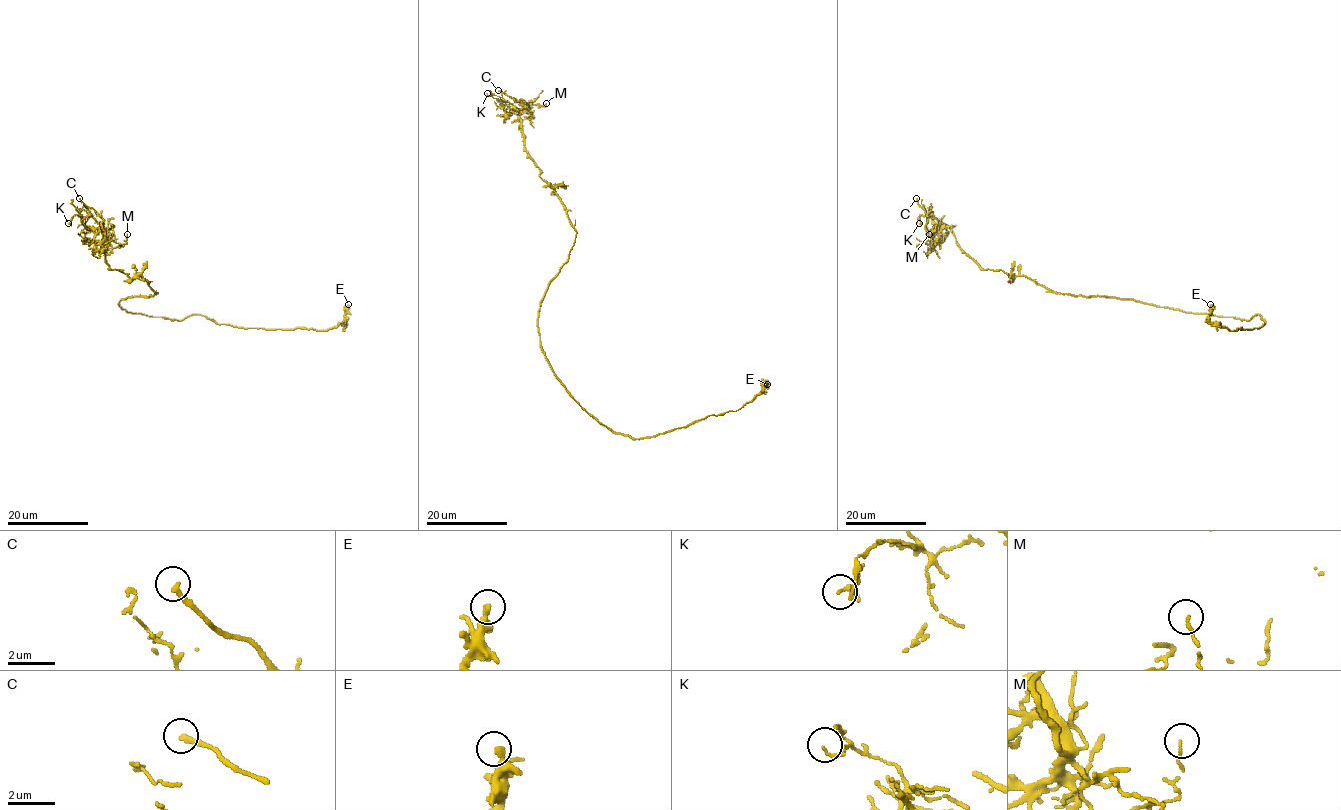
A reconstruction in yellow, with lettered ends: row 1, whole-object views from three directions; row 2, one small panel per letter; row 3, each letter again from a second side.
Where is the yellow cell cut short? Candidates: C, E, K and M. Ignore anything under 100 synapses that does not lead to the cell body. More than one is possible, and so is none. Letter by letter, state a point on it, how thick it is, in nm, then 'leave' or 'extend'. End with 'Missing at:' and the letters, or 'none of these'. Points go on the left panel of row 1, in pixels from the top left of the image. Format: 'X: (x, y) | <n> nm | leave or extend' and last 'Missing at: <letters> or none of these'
C: (79, 198) | 240 nm | extend
E: (348, 304) | 320 nm | leave
K: (68, 223) | 170 nm | leave
M: (127, 234) | 110 nm | leave
Missing at: C

